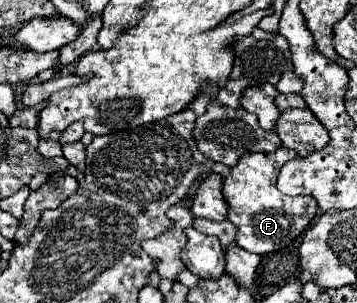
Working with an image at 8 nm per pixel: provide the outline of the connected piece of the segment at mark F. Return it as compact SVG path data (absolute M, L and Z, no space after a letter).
M279 148L263 154L243 154L239 164L231 168L229 176L223 180L223 196L229 204L229 222L239 230L237 244L255 254L277 252L279 248L289 246L297 236L305 232L311 220L317 216L317 202L311 196L283 196L277 190L279 164L297 158L295 150Z

